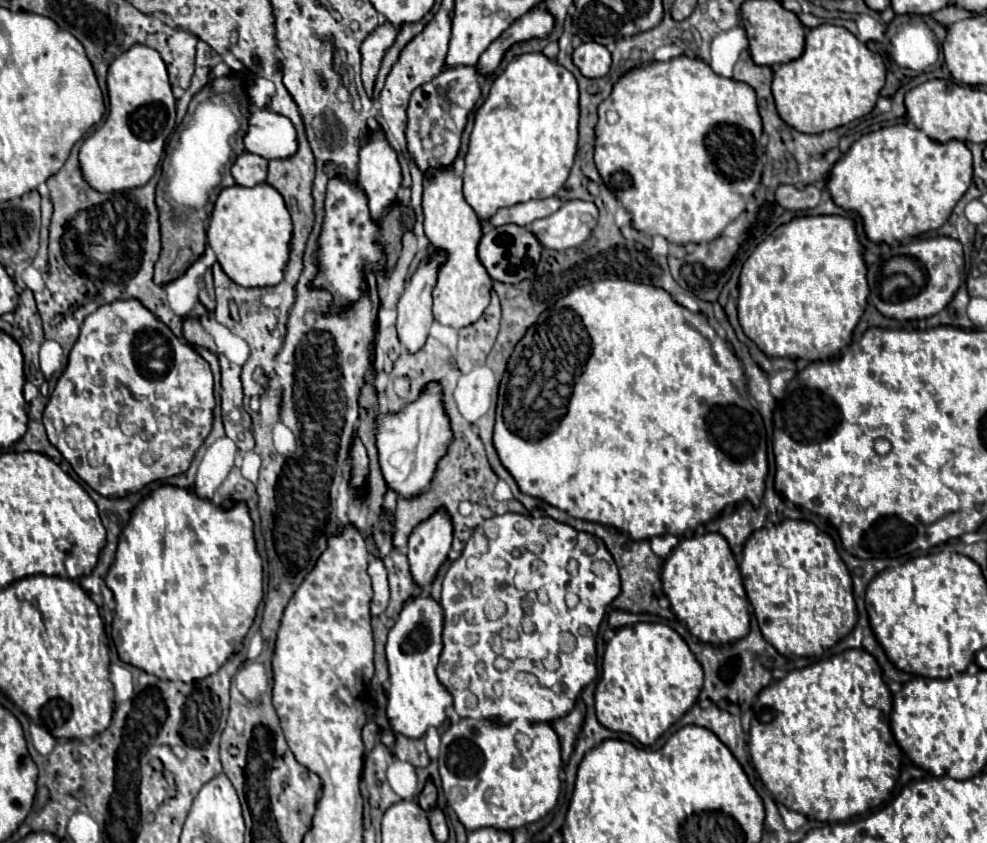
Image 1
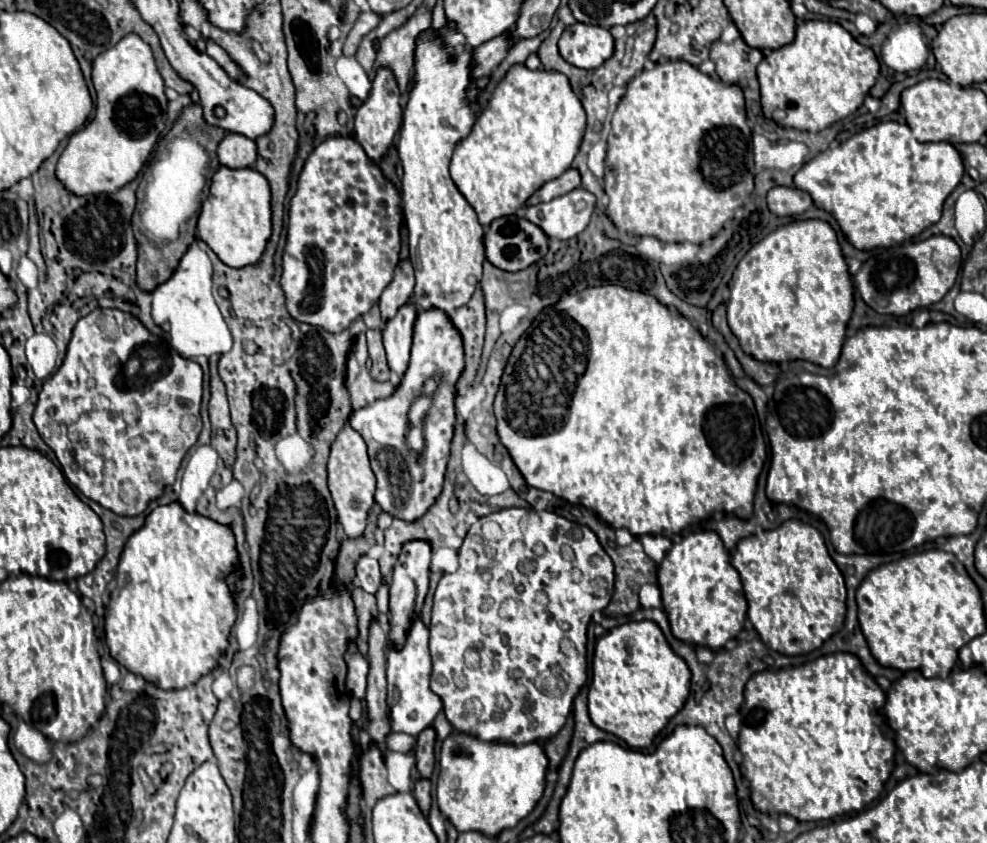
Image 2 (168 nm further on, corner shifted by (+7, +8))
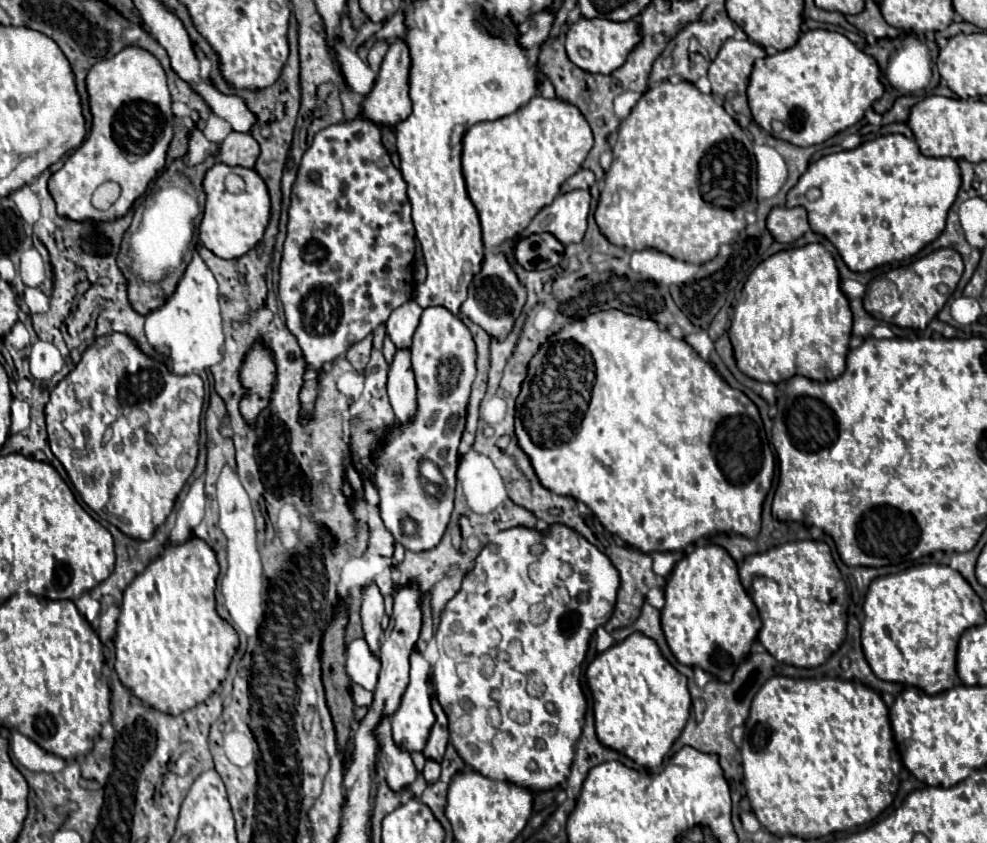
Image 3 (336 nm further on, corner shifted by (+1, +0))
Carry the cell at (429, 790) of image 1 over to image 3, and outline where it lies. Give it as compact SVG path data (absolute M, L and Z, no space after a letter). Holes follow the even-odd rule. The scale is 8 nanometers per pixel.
M433 698L433 712L435 712L435 726L429 734L429 740L425 744L425 750L423 754L435 762L441 762L443 754L445 754L445 746L449 742L449 730L447 730L447 718L445 718L445 712L443 708L439 706L439 702Z

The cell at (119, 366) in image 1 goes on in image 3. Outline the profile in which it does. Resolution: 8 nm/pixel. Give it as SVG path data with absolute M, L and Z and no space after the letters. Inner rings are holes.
M109 332L105 336L95 338L95 342L85 348L79 364L53 388L51 398L45 406L49 446L51 446L51 452L55 454L55 458L63 464L73 488L79 492L81 500L93 512L97 512L101 518L109 520L123 534L129 534L131 538L137 538L137 540L149 540L153 536L155 528L159 524L163 524L165 518L171 514L177 494L185 486L187 478L193 474L193 468L195 468L195 462L197 462L197 452L199 452L199 420L201 420L203 402L205 402L205 386L203 386L203 380L197 374L189 374L189 376L173 374L165 362L155 360L155 358L147 356L145 352L141 352L137 342L133 342L133 338L129 338L127 334Z

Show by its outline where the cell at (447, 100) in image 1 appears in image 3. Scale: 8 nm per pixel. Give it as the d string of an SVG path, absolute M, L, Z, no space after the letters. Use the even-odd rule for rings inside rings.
M543 10L533 14L531 18L527 18L523 24L519 24L519 38L521 38L521 46L525 46L525 50L531 50L537 44L543 44L549 36L553 24L553 12Z

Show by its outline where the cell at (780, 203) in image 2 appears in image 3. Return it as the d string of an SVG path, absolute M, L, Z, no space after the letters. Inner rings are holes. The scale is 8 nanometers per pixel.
M775 206L767 216L767 228L779 242L793 242L809 230L807 212L801 206Z

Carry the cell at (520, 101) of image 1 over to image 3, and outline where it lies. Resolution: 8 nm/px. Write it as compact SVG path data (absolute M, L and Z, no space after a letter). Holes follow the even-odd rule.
M535 94L525 106L517 108L509 116L503 116L495 122L479 122L471 126L463 136L461 164L469 198L481 218L485 248L501 246L503 242L519 236L529 226L533 216L543 206L553 202L553 198L559 194L561 184L581 168L591 146L593 134L581 110L561 98L543 98L541 94Z

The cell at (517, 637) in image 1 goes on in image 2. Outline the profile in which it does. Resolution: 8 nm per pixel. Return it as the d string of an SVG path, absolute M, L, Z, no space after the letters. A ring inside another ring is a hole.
M507 508L479 518L459 550L459 570L439 580L429 627L429 650L433 658L431 690L443 700L443 710L451 726L483 742L523 746L551 740L565 726L573 698L587 680L587 624L595 610L599 612L609 604L613 578L613 562L587 526L551 512L535 512L533 508ZM485 522L495 522L499 527L487 532ZM507 598L519 600L525 606L525 614L513 618L499 616L499 608ZM467 650L481 650L483 660L469 666L465 662ZM557 664L569 676L569 686L561 696L551 698L535 686L535 680L541 672ZM491 716L499 716L501 722L495 726L489 724Z

